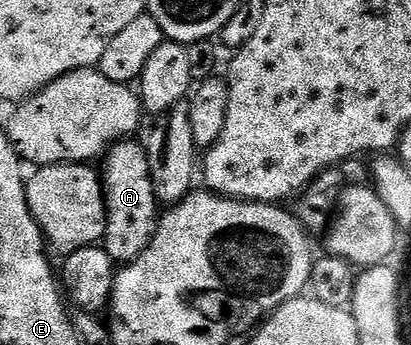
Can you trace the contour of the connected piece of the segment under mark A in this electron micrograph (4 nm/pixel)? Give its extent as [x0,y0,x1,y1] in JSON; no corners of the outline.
[99,138,159,265]

